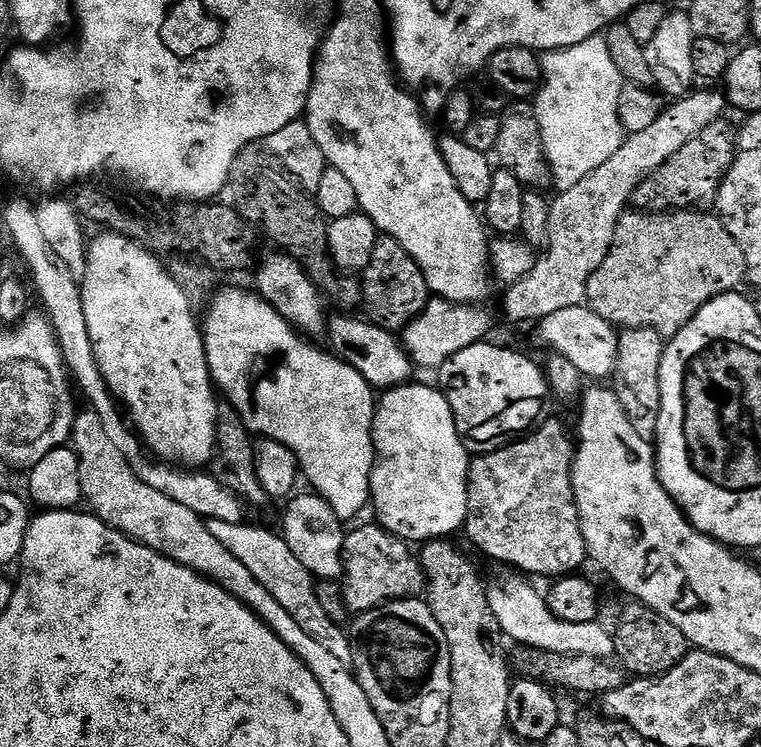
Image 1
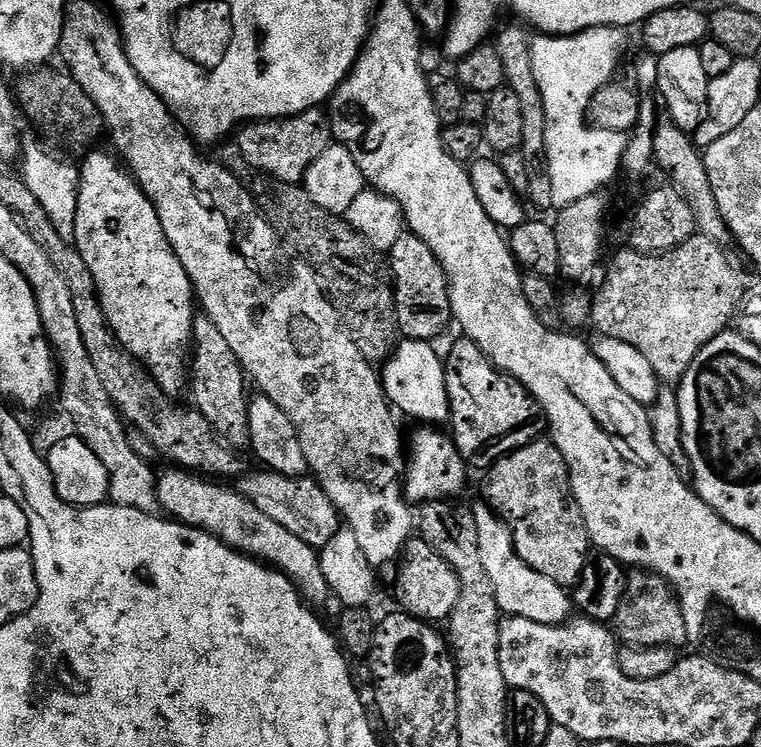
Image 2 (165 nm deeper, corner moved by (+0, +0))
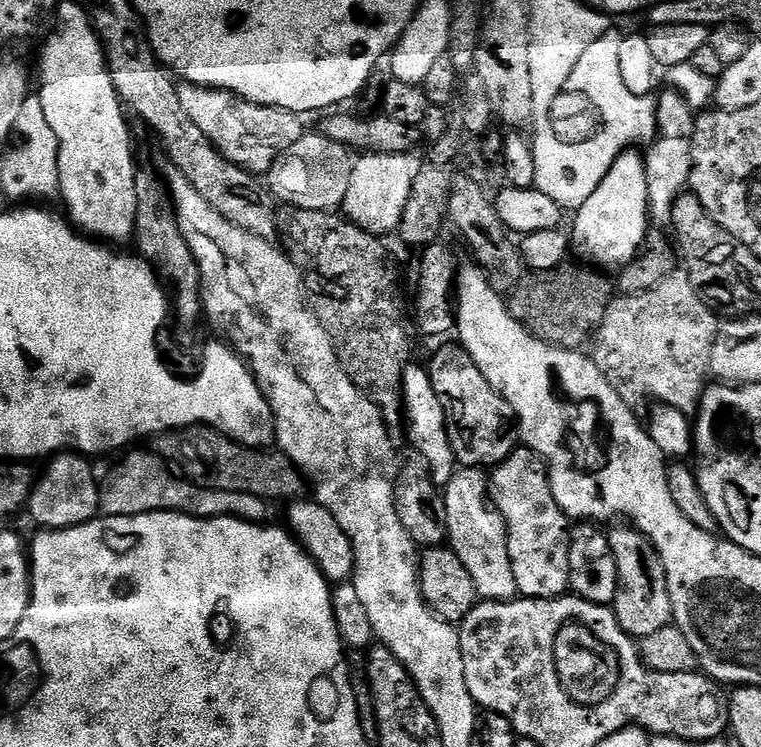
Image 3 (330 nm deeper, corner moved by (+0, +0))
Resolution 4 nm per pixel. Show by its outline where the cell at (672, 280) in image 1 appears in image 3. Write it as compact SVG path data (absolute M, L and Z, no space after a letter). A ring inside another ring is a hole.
M691 282L674 288L662 284L650 293L617 295L606 310L600 332L595 336L594 359L613 381L641 388L646 395L653 396L653 401L669 404L689 414L695 413L700 397L705 388L709 387L708 375L714 372L714 357L718 352L716 339L722 336L720 320L712 311L713 305L697 292Z

